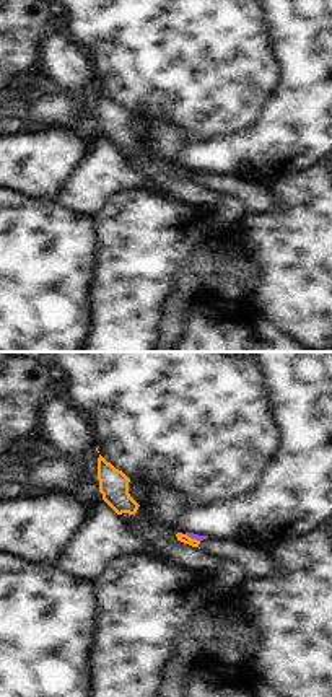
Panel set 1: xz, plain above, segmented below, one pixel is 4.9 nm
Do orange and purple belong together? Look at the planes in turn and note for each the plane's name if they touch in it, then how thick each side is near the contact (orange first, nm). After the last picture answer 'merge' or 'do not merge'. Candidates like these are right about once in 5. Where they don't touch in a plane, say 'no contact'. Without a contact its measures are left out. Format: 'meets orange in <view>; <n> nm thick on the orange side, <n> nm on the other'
meets orange in xz; 50 nm thick on the orange side, 30 nm on the other

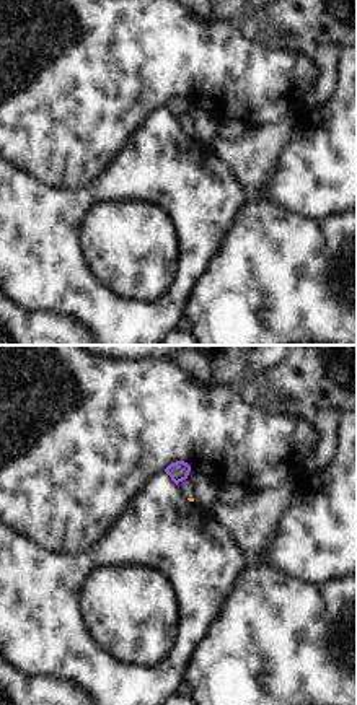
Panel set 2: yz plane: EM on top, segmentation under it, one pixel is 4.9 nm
no contact

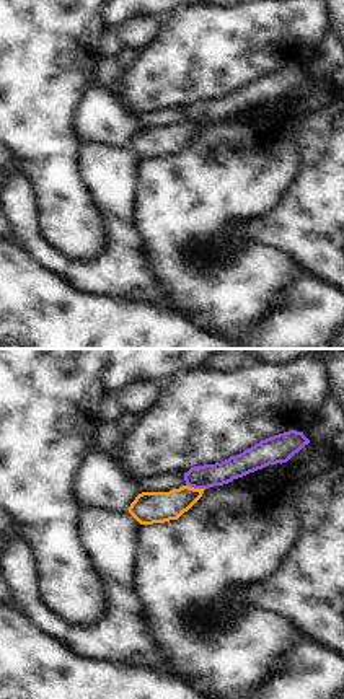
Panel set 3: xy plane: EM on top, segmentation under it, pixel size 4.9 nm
meets orange in xy; 160 nm thick on the orange side, 120 nm on the other

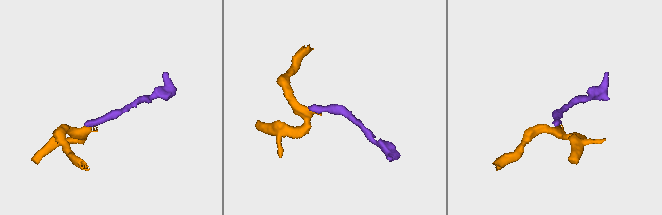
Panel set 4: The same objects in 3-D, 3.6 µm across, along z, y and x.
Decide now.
do not merge

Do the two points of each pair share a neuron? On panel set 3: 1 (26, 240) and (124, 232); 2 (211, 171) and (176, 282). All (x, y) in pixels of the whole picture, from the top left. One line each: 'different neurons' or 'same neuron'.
1: same neuron
2: same neuron

